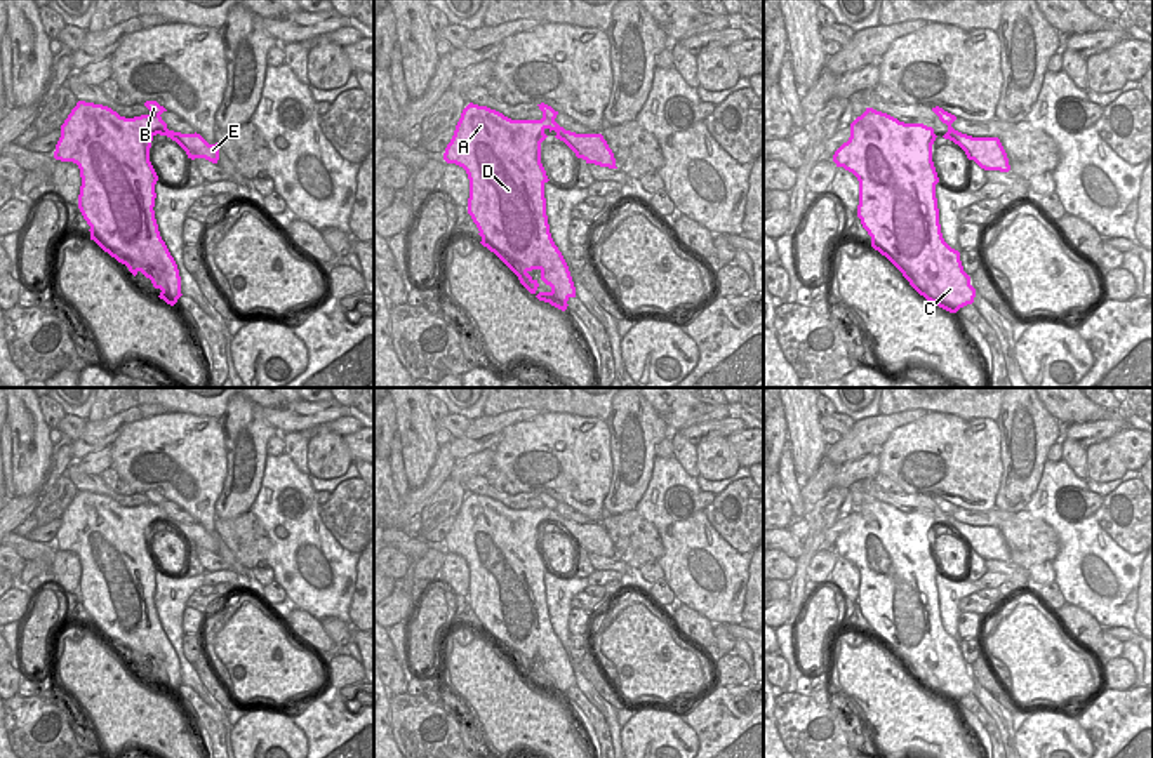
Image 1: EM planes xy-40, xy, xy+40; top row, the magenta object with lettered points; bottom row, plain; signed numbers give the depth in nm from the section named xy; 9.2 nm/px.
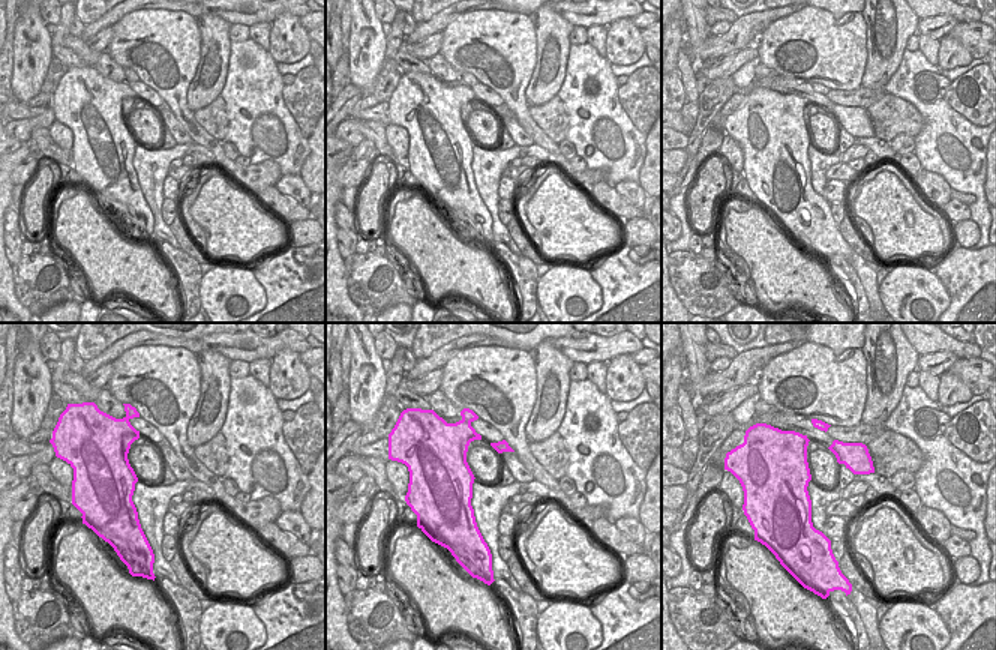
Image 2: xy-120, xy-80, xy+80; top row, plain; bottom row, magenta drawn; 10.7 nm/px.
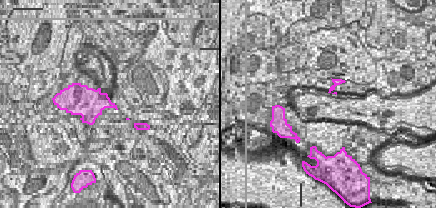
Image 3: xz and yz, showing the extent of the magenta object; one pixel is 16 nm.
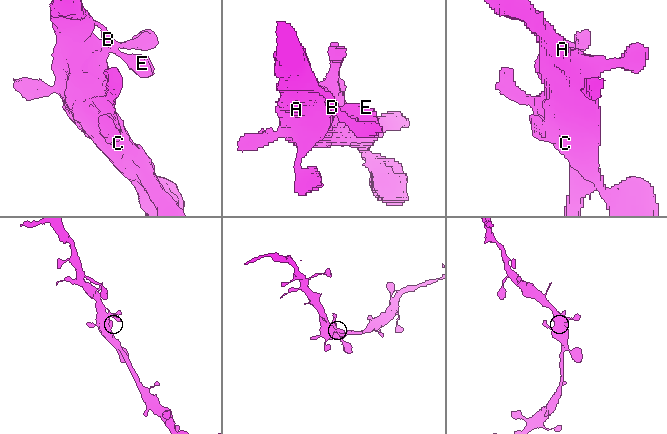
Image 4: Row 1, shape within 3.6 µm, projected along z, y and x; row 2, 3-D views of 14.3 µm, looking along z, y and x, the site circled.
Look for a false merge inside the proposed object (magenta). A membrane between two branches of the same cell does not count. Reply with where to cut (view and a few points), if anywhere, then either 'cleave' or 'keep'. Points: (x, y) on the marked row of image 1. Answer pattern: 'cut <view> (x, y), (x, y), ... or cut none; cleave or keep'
cut none; keep

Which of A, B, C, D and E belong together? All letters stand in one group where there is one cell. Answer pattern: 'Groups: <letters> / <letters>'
Groups: A B C D E.

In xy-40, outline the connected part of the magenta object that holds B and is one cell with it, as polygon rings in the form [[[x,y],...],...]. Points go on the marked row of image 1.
[[[78,101],[64,123],[56,144],[54,158],[73,162],[80,169],[82,186],[78,209],[90,226],[90,240],[104,252],[125,264],[136,276],[139,271],[160,289],[160,299],[174,306],[181,294],[181,276],[174,257],[160,236],[155,219],[155,184],[158,176],[150,162],[151,141],[157,134],[176,141],[188,158],[219,160],[219,146],[209,144],[200,134],[181,134],[167,129],[162,113],[167,111],[157,101],[146,101],[148,115],[125,118],[108,106]]]

